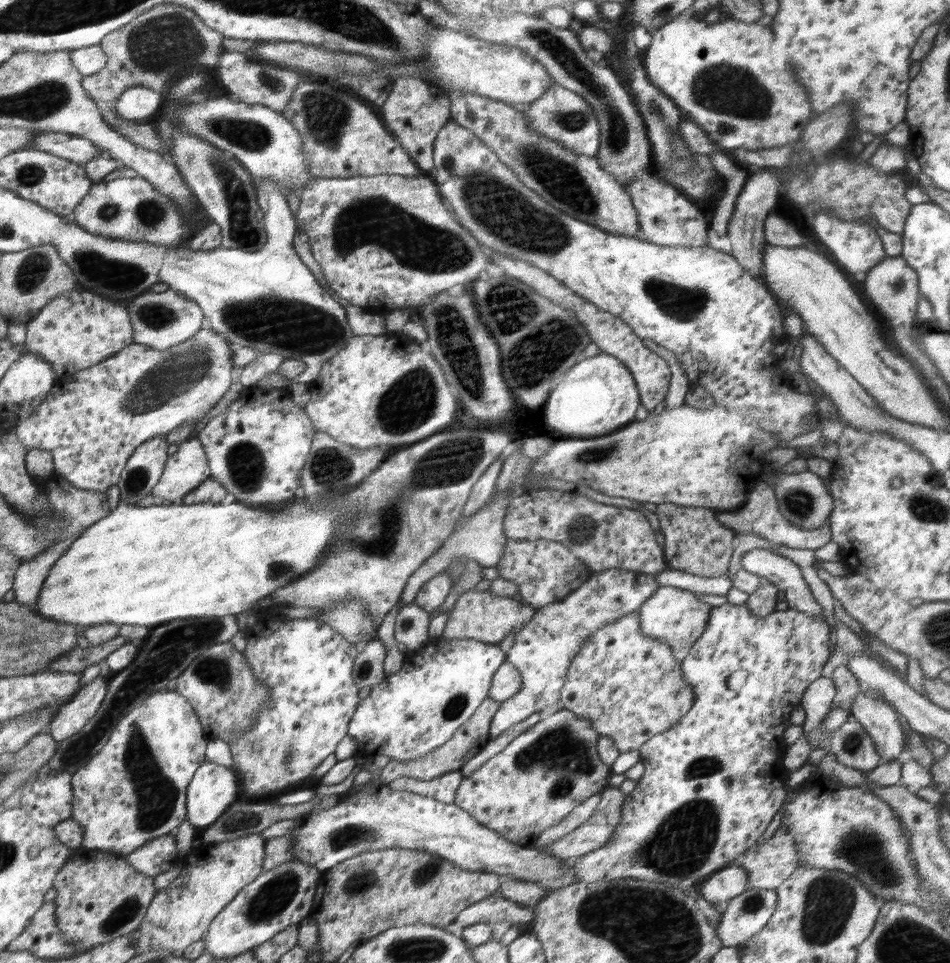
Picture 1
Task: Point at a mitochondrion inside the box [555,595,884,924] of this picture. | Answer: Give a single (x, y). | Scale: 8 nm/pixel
(682, 844)

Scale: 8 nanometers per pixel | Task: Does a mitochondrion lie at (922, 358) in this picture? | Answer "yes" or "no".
no

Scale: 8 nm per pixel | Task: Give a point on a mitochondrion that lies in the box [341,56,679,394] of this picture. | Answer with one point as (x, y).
(503, 211)

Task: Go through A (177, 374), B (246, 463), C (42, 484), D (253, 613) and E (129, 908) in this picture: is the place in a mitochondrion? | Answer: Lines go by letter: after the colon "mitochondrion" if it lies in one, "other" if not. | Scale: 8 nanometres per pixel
A: mitochondrion
B: mitochondrion
C: other
D: other
E: mitochondrion

